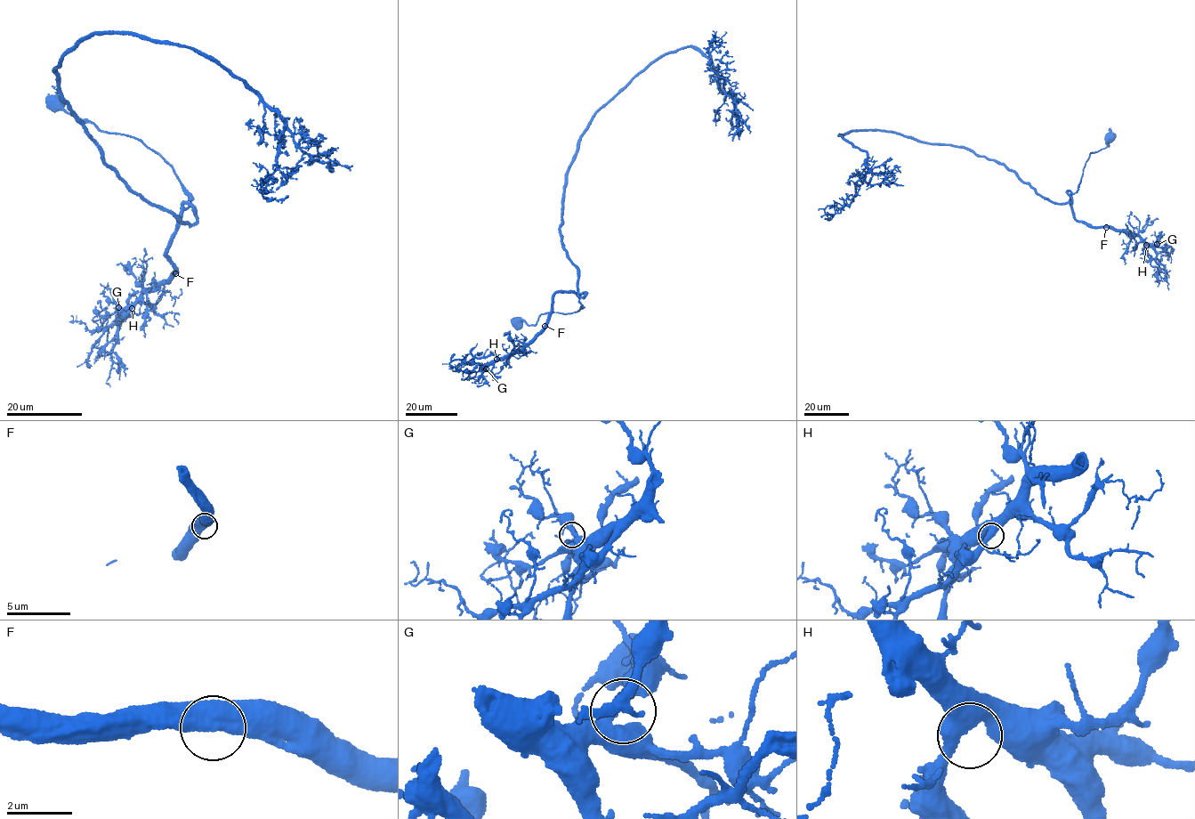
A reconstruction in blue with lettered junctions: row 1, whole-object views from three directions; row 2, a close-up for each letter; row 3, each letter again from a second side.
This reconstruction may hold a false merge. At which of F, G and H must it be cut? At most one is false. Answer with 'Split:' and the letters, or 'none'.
Split: none

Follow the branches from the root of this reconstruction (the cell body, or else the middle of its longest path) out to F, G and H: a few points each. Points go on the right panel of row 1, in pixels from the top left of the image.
F: (1110, 138), (1106, 141), (1109, 146), (1089, 154), (1078, 190), (1070, 200), (1073, 217), (1077, 221), (1106, 227)
G: (1110, 138), (1109, 146), (1089, 154), (1071, 197), (1073, 217), (1157, 244)
H: (1110, 138), (1109, 146), (1089, 154), (1071, 197), (1073, 217), (1092, 227), (1134, 234), (1146, 245)

